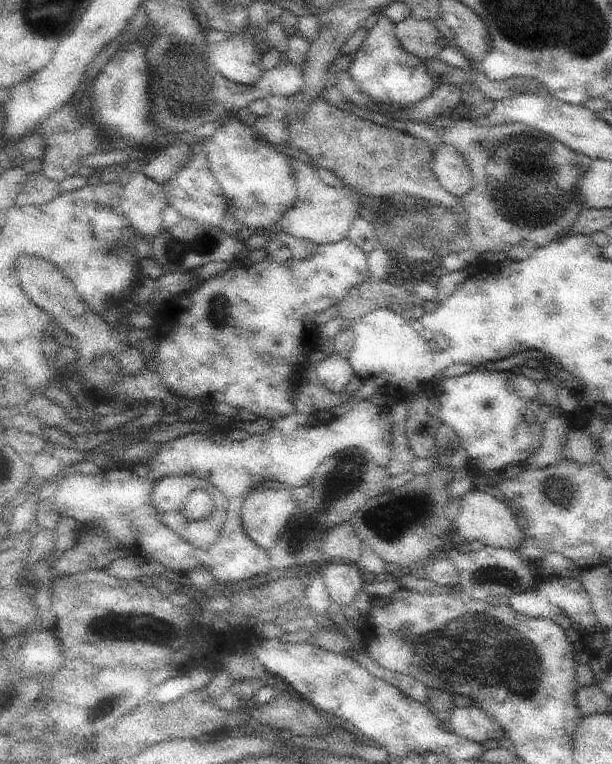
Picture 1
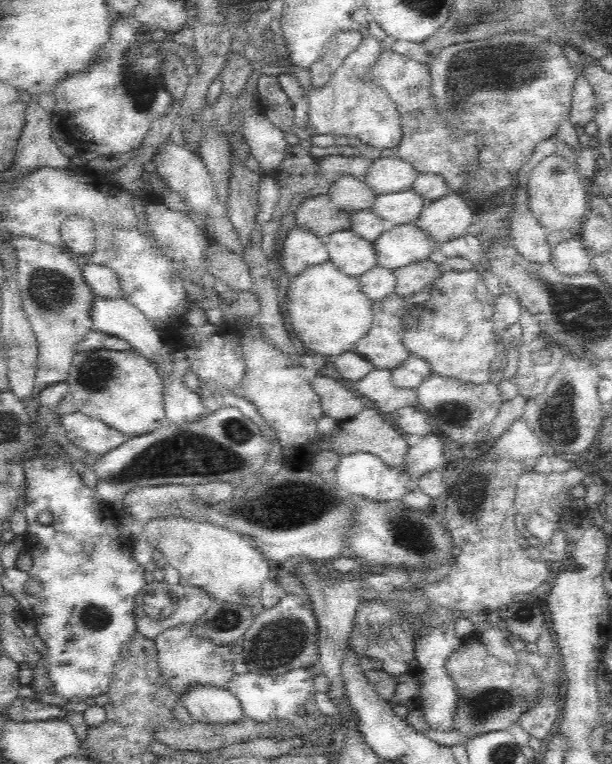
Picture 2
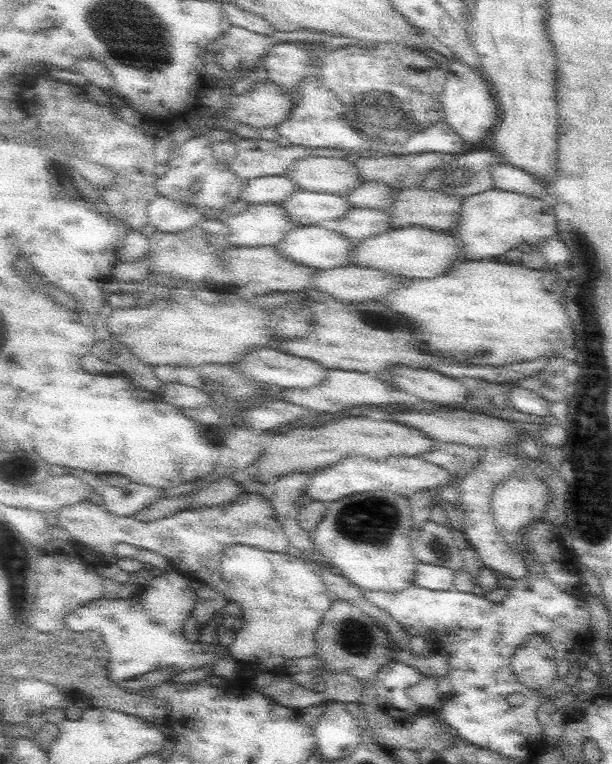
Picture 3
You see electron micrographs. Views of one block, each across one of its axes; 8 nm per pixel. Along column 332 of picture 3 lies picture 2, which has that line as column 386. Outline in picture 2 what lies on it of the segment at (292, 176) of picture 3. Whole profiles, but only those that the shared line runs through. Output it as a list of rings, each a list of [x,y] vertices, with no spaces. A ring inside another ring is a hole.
[[[380,156],[371,161],[365,174],[365,184],[377,196],[413,188],[419,172],[398,156]]]

